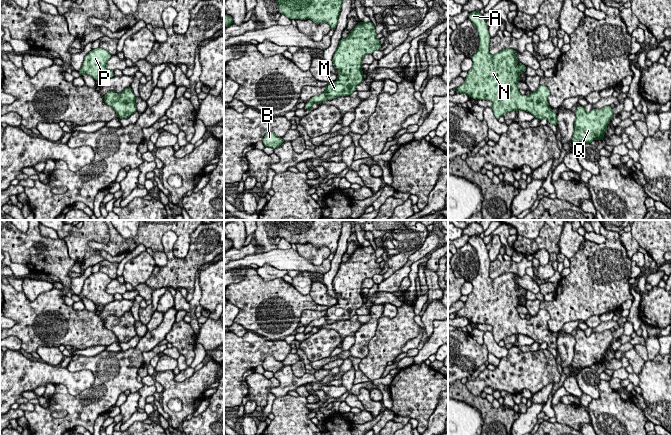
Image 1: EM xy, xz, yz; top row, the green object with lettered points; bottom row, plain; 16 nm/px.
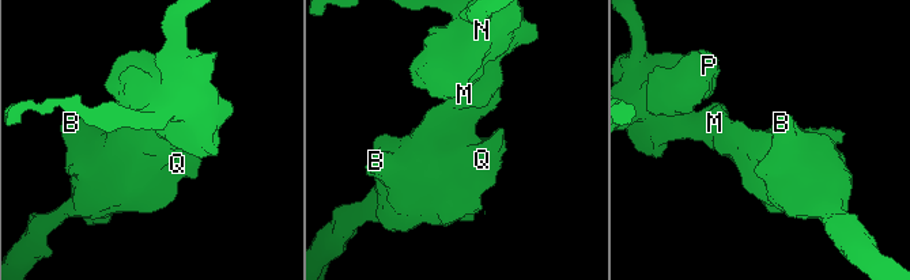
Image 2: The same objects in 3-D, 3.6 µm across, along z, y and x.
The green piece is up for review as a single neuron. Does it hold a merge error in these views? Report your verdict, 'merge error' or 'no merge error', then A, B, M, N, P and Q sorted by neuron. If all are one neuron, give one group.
no merge error | A B M N P Q

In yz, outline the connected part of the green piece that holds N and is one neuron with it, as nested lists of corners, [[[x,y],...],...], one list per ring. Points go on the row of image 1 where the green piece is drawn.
[[[479,10],[470,12],[468,19],[476,26],[479,35],[479,47],[471,57],[473,66],[468,71],[465,82],[456,89],[456,93],[465,93],[473,99],[489,100],[497,119],[511,111],[526,111],[535,118],[546,119],[548,123],[558,125],[557,114],[550,108],[548,97],[550,90],[540,85],[535,92],[522,95],[517,83],[520,74],[526,72],[526,66],[517,66],[516,50],[506,48],[495,55],[489,53],[490,35],[488,26]]]

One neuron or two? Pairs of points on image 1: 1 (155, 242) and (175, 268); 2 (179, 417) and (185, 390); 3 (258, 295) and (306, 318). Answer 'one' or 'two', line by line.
1: two
2: one
3: two

